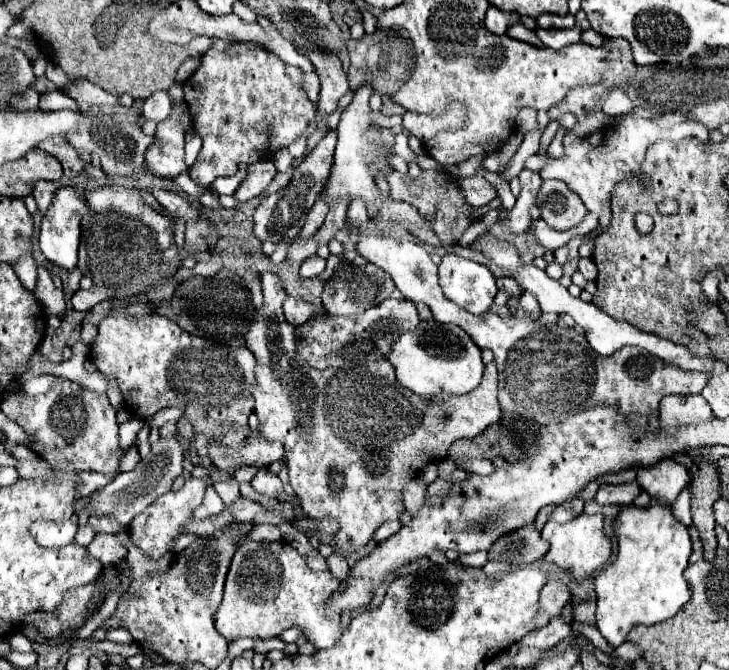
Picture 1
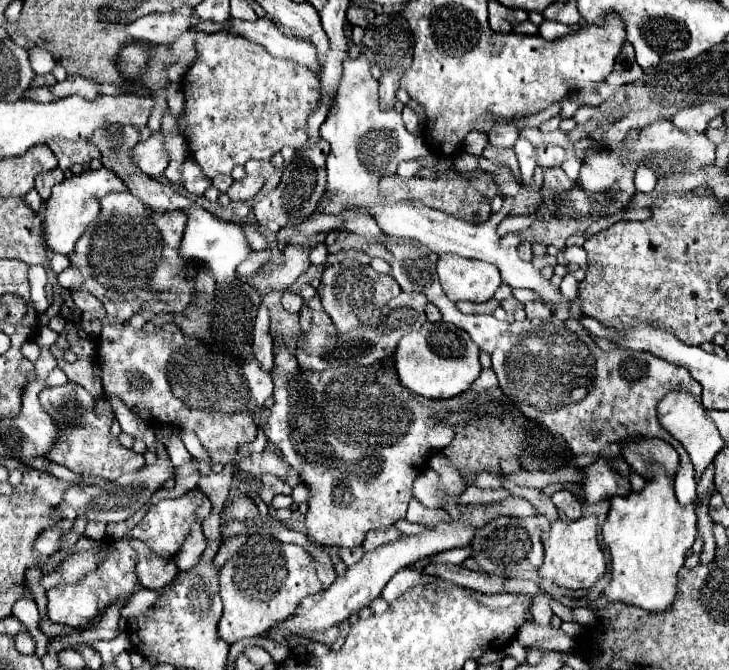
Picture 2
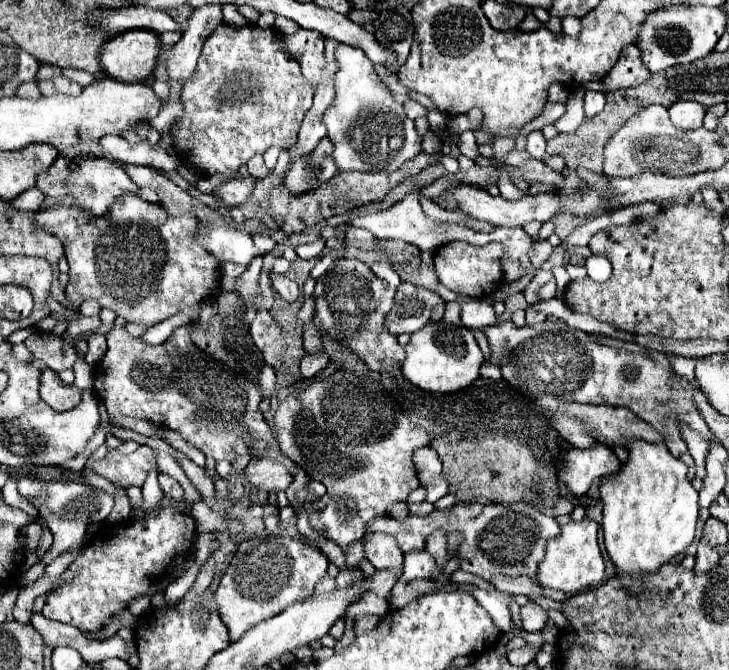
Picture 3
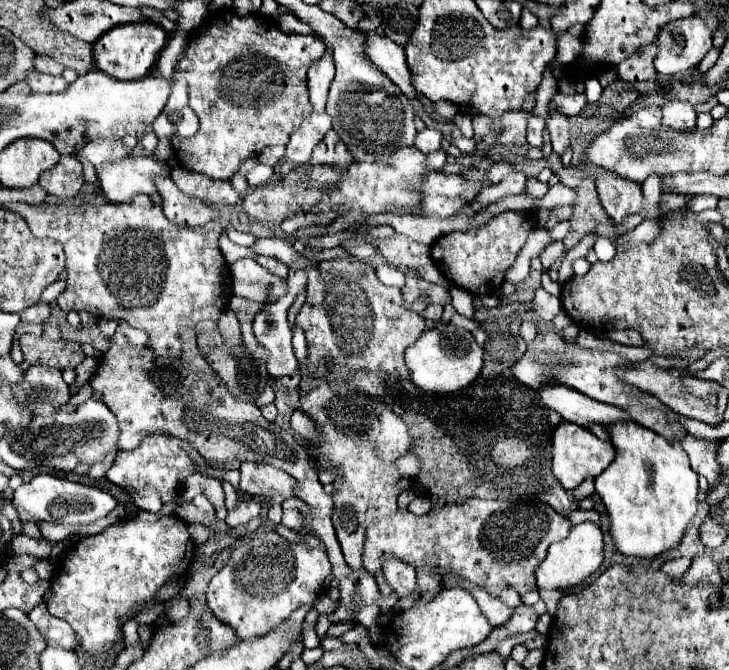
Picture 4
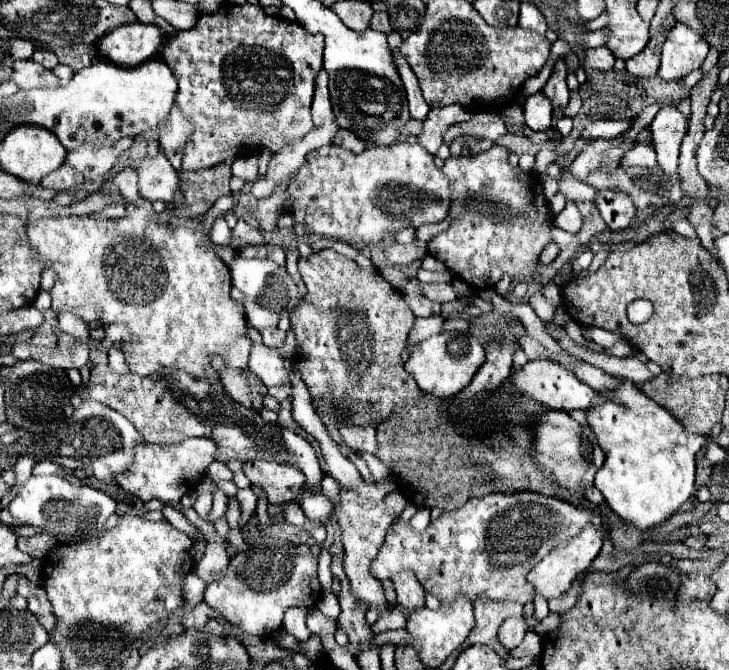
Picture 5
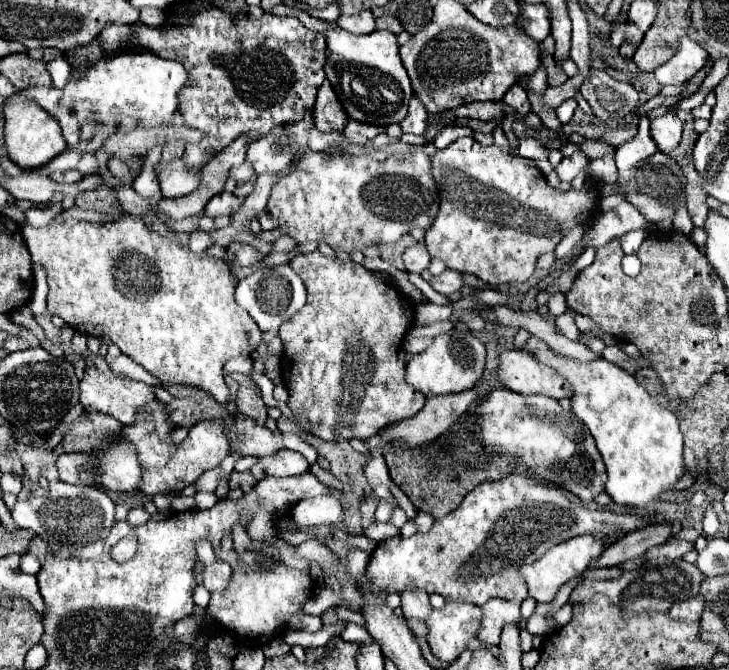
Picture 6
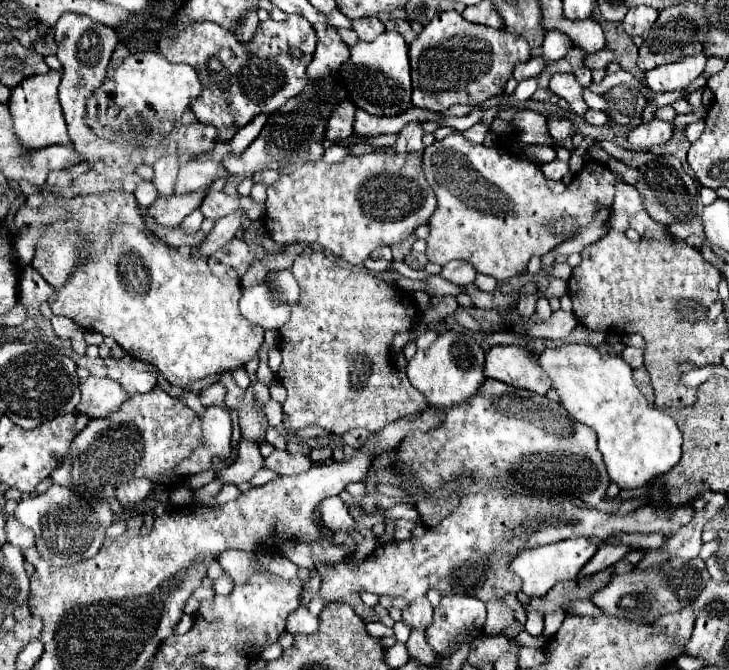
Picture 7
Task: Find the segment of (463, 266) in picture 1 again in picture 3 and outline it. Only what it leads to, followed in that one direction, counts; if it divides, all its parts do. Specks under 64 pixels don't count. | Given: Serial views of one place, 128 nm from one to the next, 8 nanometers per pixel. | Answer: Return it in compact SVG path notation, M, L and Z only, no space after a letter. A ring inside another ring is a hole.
M454 242L436 250L434 268L440 284L444 284L448 290L470 298L484 298L502 286L502 268L500 268L502 254L504 250L500 244L472 246L468 242Z

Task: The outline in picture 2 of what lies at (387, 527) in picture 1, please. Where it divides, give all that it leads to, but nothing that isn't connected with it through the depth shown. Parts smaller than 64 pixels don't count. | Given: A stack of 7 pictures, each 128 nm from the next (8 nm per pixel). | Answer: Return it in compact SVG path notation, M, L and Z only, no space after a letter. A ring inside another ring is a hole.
M388 526L388 528L376 528L372 532L366 534L366 540L362 544L362 548L368 552L368 550L374 550L376 546L382 546L382 544L388 544L388 542L394 542L402 536L402 532L396 528L396 526Z

